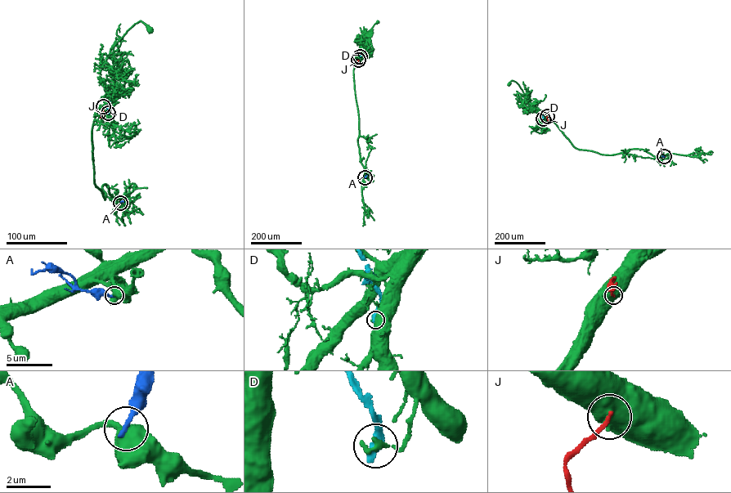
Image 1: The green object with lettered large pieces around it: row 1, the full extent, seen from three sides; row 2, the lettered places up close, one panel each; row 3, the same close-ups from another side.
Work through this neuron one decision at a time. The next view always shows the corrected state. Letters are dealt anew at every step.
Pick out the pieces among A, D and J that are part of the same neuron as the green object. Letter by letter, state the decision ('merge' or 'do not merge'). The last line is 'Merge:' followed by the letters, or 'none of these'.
A: do not merge
D: do not merge
J: do not merge
Merge: none of these

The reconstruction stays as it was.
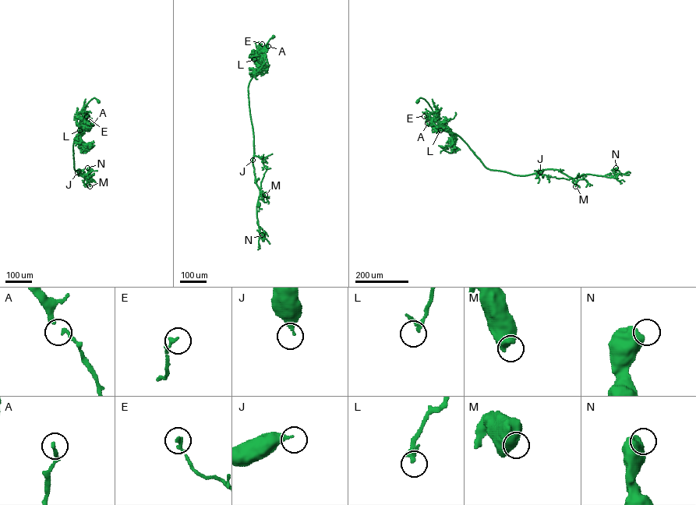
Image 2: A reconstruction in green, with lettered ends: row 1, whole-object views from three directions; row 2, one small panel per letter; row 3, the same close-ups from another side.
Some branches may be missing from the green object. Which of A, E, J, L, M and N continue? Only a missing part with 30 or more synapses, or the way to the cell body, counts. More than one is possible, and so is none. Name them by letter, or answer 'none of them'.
M

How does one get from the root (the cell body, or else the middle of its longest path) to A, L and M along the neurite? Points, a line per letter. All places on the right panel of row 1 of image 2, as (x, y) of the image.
A: (417, 101), (420, 97), (425, 99), (436, 121), (443, 125), (436, 119), (429, 125), (427, 123)
L: (417, 101), (421, 97), (428, 103), (436, 121), (443, 126), (440, 130)
M: (417, 101), (425, 99), (436, 121), (458, 135), (489, 168), (520, 175), (558, 170), (574, 181), (575, 186)

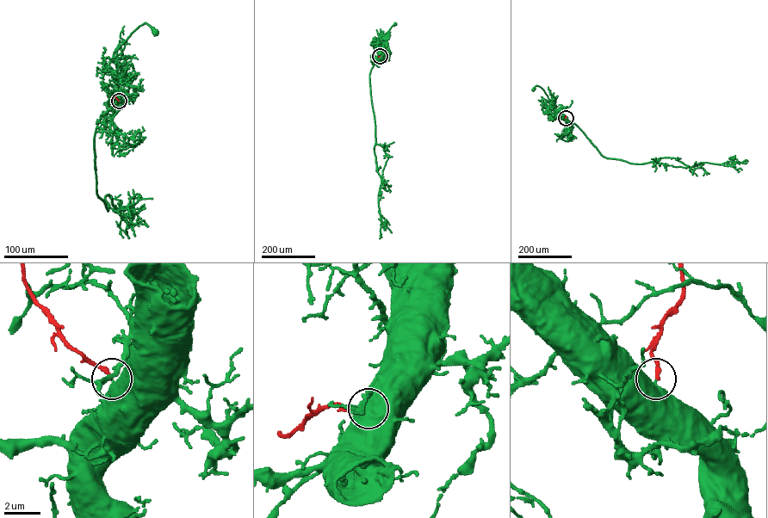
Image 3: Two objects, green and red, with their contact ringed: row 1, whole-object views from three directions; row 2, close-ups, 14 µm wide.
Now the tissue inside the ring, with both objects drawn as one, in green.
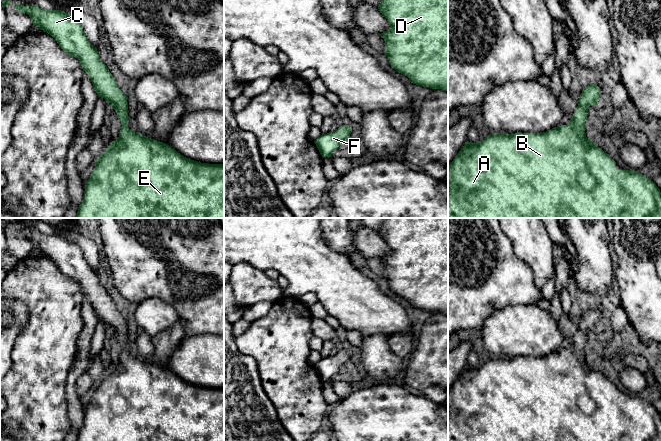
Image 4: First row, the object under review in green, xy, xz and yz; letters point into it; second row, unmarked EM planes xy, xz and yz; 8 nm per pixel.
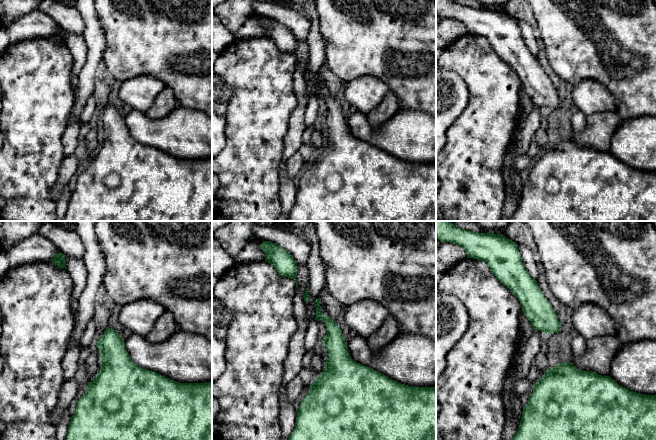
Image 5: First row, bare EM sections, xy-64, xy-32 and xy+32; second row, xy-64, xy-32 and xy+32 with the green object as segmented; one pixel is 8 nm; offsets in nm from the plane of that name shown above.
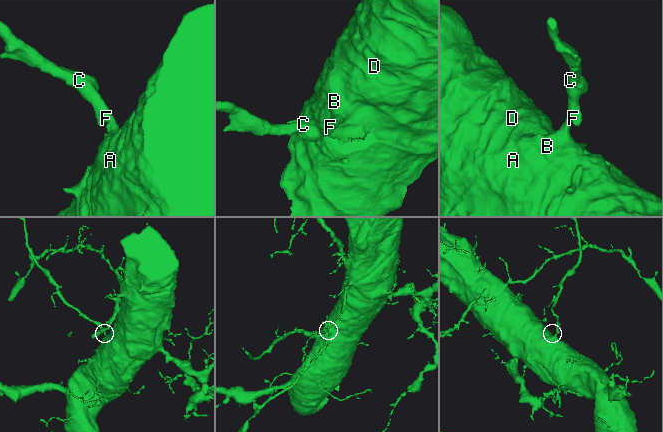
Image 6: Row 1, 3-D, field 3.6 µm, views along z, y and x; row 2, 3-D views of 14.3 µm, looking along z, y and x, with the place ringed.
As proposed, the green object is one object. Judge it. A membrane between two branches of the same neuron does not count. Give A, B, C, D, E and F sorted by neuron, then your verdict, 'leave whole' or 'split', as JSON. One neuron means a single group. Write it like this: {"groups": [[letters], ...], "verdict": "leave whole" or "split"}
{"groups": [["A", "B", "C", "D", "E", "F"]], "verdict": "leave whole"}

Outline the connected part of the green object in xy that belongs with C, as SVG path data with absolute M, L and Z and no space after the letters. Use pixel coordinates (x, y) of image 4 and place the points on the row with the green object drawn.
M15 4L15 9L26 13L34 25L50 34L68 55L77 58L90 77L99 97L112 104L122 127L119 137L112 141L96 159L90 178L85 182L84 199L75 218L224 218L224 164L201 163L184 157L168 144L148 138L128 127L127 97L99 57L97 49L86 37L81 24L61 10L45 10L37 6Z

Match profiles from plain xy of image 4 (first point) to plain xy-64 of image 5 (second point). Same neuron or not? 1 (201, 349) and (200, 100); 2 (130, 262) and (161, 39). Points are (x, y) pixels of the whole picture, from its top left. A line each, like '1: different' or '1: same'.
1: different
2: same

